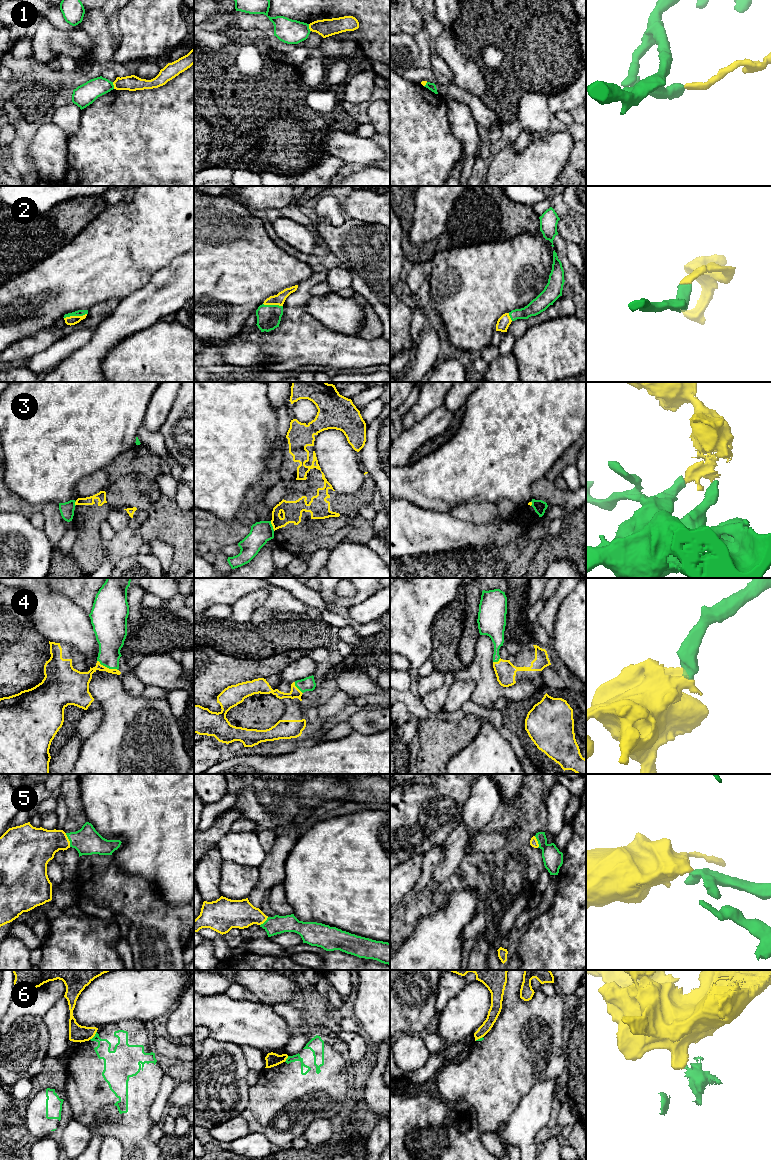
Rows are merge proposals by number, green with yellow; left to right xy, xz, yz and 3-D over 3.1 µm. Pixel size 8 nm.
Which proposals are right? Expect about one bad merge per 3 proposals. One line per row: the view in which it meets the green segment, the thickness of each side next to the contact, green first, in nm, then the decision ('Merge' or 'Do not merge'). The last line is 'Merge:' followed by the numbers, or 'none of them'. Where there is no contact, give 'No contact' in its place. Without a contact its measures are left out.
1: Touches green in xz. Thickness 200 nm (green) against 140 nm. Do not merge
2: Touches green in xy. Thickness 50 nm (green) against 80 nm. Merge
3: Touches green in xz. Thickness 170 nm (green) against 160 nm. Do not merge
4: Touches green in xy. Thickness 220 nm (green) against 150 nm. Merge
5: Touches green in xy. Thickness 220 nm (green) against 280 nm. Merge
6: Touches green in xy. Thickness 160 nm (green) against 140 nm. Do not merge
Merge: 2, 4, 5

